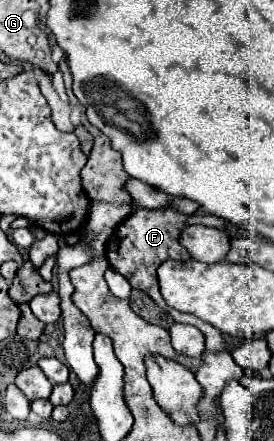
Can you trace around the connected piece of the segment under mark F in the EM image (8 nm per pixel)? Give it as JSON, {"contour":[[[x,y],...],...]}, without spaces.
{"contour":[[[174,207],[136,209],[110,235],[110,239],[106,243],[106,259],[108,259],[108,263],[110,263],[110,267],[114,271],[118,271],[120,275],[124,275],[132,287],[148,293],[158,307],[162,307],[164,311],[168,311],[174,317],[174,321],[198,327],[204,333],[204,337],[206,337],[206,349],[208,351],[222,351],[224,349],[224,345],[222,345],[222,333],[218,329],[212,329],[202,319],[196,319],[196,315],[180,313],[180,311],[168,307],[164,303],[164,297],[160,295],[160,285],[158,285],[158,279],[156,279],[156,269],[164,261],[168,261],[168,259],[190,259],[188,251],[180,245],[178,239],[180,239],[182,229],[188,227],[188,225],[194,225],[194,223],[210,225],[210,227],[220,227],[220,229],[224,229],[224,225],[226,225],[226,221],[222,221],[222,219],[218,219],[214,215],[184,215],[184,213],[176,211]]]}

